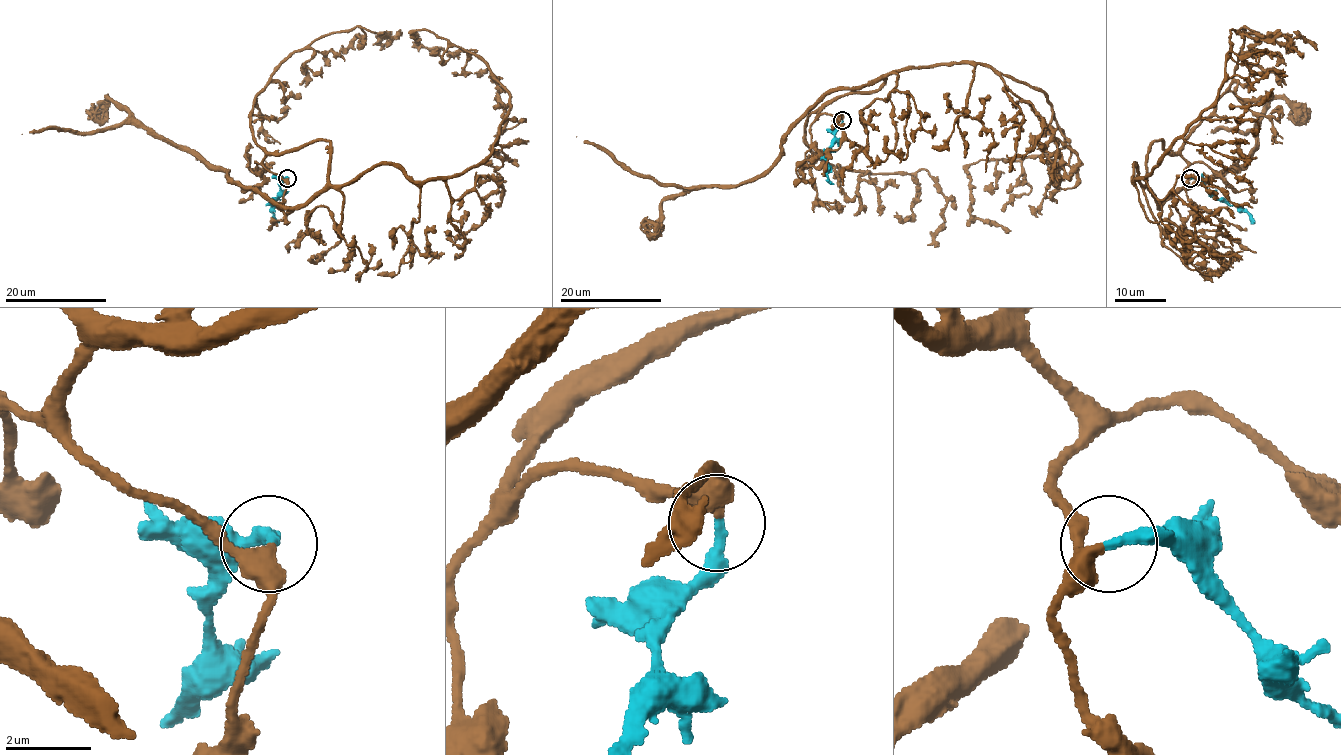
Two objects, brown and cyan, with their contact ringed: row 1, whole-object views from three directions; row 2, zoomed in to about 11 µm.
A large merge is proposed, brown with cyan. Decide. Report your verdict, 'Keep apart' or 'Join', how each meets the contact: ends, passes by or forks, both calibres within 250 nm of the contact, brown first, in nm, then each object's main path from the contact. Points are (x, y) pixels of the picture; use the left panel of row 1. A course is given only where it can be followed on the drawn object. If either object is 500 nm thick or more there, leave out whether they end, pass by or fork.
Join. At the ring brown passes by. At the ring cyan ends. Thickness 340 nm (brown) against 280 nm. Course of brown: (287, 178), (268, 155), (322, 140), (331, 184), (476, 167), (510, 95), (412, 34), (454, 59). Course of cyan: (287, 178), (272, 202), (273, 217), (279, 222)

